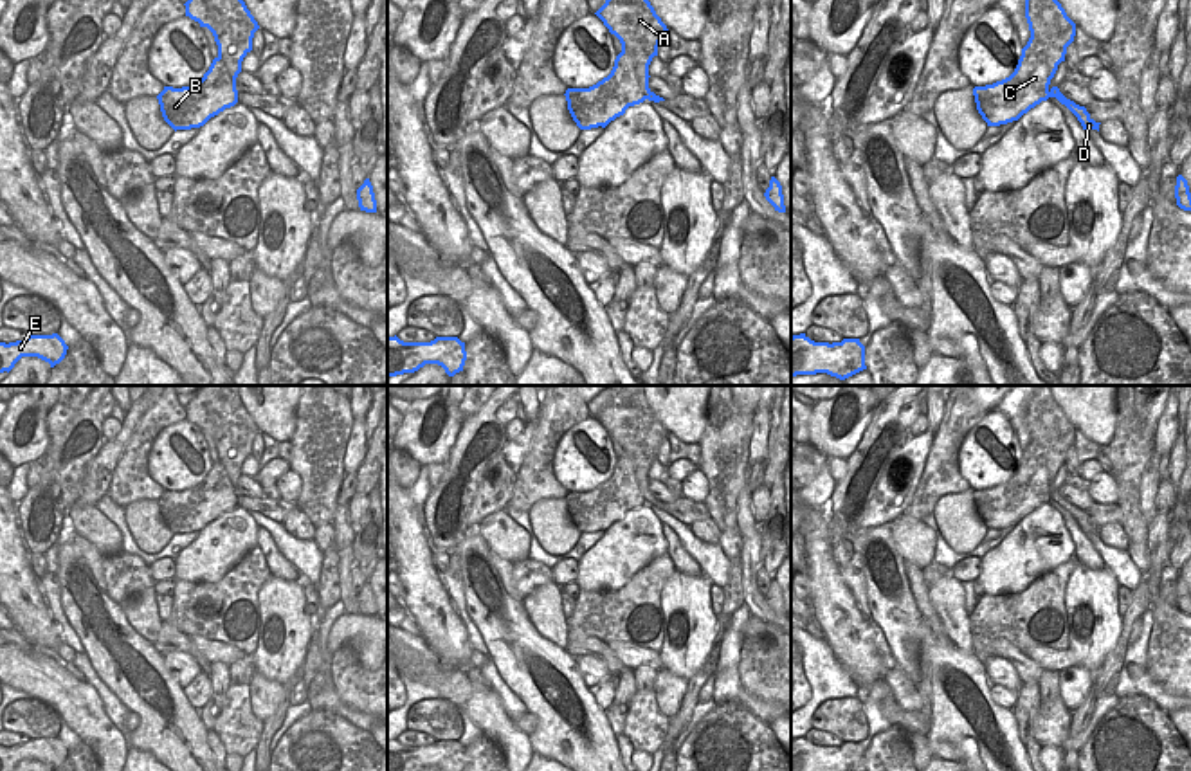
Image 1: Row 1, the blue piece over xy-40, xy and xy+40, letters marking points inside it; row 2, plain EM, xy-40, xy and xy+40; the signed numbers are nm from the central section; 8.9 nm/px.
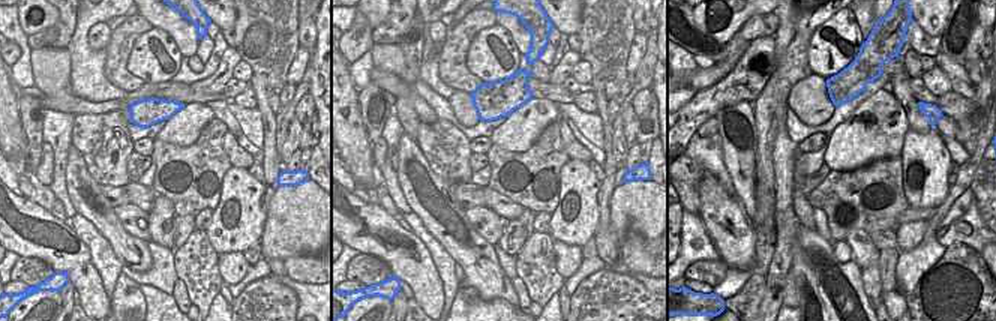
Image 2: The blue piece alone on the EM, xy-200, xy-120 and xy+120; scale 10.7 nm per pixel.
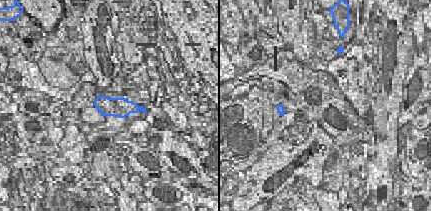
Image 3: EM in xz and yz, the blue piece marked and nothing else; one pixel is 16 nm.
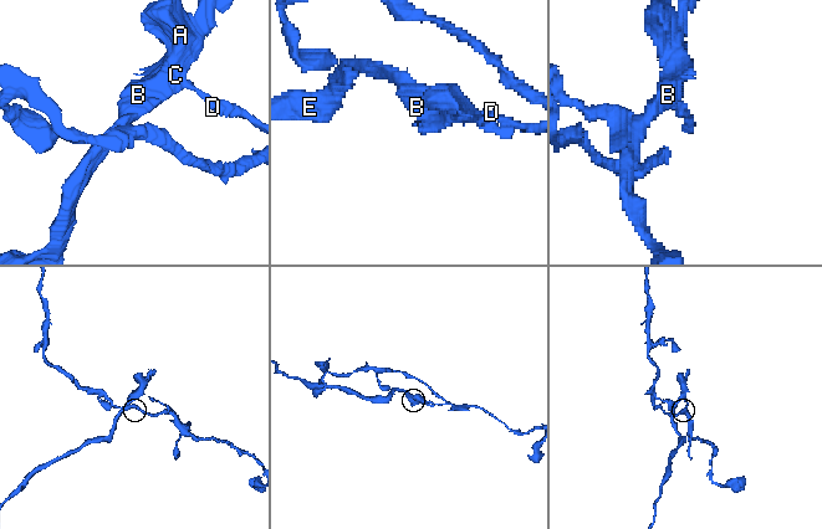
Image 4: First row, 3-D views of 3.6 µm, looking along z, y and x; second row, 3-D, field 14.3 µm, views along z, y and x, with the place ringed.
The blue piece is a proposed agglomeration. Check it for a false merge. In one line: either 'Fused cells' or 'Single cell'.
Fused cells.

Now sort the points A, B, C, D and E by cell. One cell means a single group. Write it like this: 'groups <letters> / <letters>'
groups A B C E / D

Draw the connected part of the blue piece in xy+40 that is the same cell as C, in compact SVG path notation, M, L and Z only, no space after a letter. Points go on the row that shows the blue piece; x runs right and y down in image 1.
M1025 0L1025 18L1031 38L1014 72L993 85L973 88L977 110L987 126L1018 121L1041 101L1058 99L1049 85L1074 41L1076 23L1058 0Z

